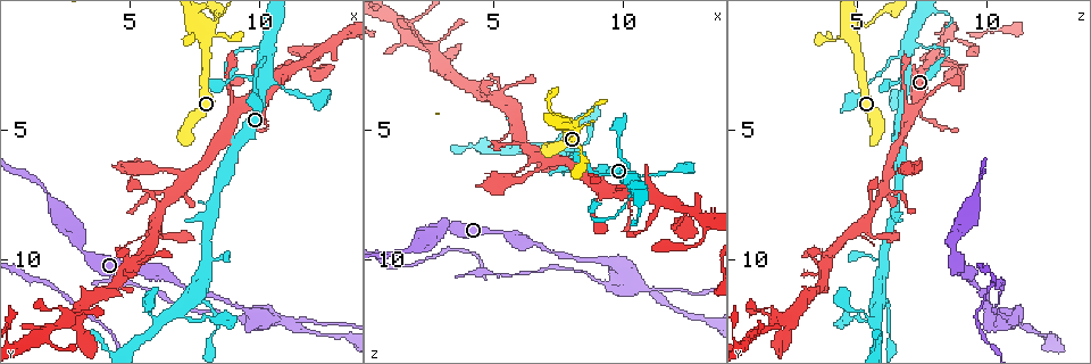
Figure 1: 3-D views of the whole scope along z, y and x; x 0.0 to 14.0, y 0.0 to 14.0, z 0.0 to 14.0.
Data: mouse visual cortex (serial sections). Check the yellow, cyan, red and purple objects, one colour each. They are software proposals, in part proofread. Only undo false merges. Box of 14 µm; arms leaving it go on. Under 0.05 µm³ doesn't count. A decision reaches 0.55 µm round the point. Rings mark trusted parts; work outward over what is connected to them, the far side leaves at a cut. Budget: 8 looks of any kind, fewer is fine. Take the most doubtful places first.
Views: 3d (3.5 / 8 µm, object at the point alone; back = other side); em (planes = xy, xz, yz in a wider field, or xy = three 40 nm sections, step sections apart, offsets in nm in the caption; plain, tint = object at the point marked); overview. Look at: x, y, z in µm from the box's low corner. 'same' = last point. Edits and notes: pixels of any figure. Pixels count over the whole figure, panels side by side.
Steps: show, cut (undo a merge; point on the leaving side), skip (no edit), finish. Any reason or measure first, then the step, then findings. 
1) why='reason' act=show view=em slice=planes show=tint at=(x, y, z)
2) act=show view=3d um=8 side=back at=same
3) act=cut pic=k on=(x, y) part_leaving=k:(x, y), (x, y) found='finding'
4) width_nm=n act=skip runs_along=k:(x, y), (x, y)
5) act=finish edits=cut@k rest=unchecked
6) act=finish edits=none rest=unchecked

act=show view=3d um=8 at=(10.1, 1.8, 7.6)

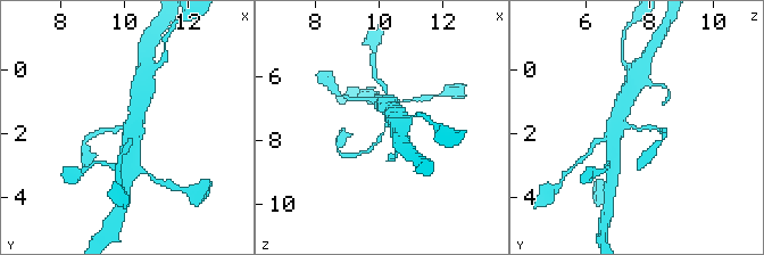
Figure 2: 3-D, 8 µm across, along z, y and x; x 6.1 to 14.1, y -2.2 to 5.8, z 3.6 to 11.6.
why='now the EM' act=show view=em slice=xy step=1 show=tint at=(10.2, 1.8, 7.6)

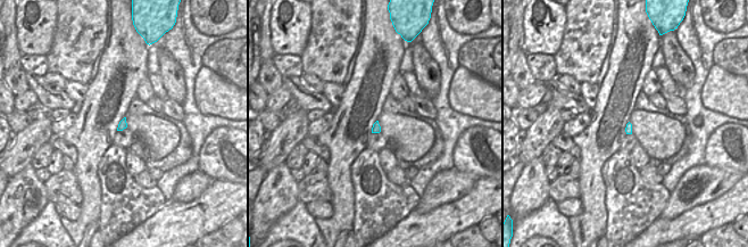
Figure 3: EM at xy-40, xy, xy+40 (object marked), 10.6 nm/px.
arm_widths_nm=100,600 act=skip runs_along=2:(387, 105), (383, 133), (363, 151) found='one cell here'

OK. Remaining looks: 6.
why='side arm on a straight run' act=show view=3d um=3.5 side=back at=(11.0, 12.3, 11.2)

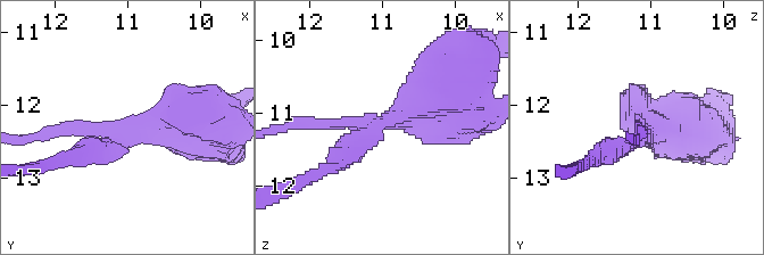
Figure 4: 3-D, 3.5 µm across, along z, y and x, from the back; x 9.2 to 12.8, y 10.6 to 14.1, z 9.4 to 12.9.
act=show view=em slice=xy step=1 show=tint at=(10.95, 12.40, 11.10)

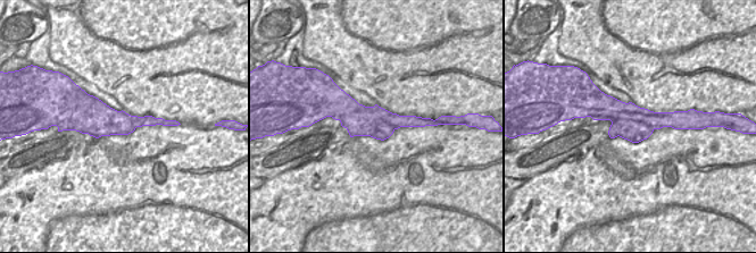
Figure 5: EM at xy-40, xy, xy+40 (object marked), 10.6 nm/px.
act=show view=em slice=xy step=5 show=tint at=same

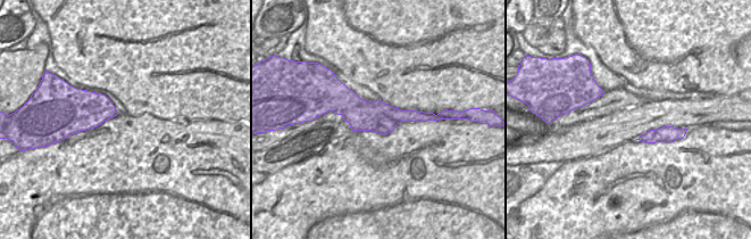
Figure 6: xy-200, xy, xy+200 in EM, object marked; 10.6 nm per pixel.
arm_widths_nm=150,300,600 act=skip runs_along=6:(332, 106), (427, 115) found='all the same cell'

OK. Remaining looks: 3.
why='sharp bend' act=show view=3d um=3.5 at=(12.1, 2.7, 8.9)

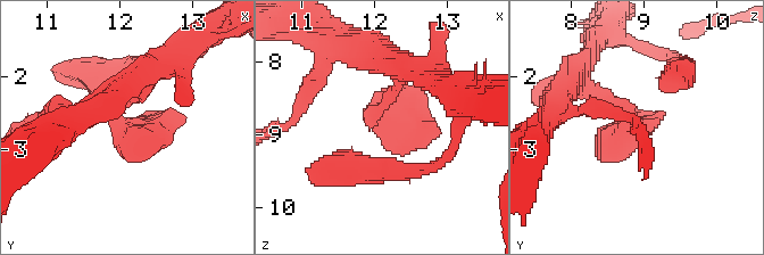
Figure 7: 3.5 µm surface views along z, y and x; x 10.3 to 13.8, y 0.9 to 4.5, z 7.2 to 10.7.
act=show view=em slice=xy step=1 show=tint at=(12.10, 2.75, 8.80)

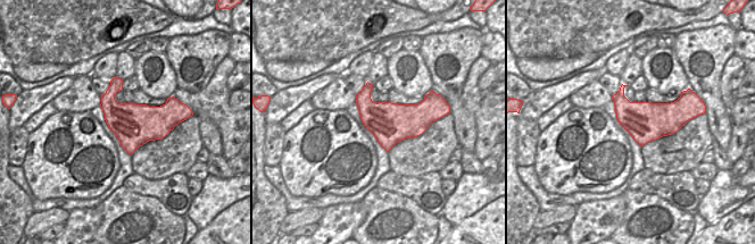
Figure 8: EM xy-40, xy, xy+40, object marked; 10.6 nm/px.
act=show view=em slice=xy step=3 show=tint at=same

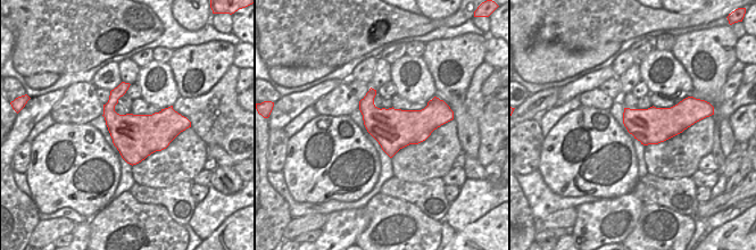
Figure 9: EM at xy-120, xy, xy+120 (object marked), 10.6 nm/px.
act=skip runs_along=7:(146, 89), (114, 117), (171, 142) found='one cell here'

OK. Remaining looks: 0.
act=finish edits=none rest=unchecked

